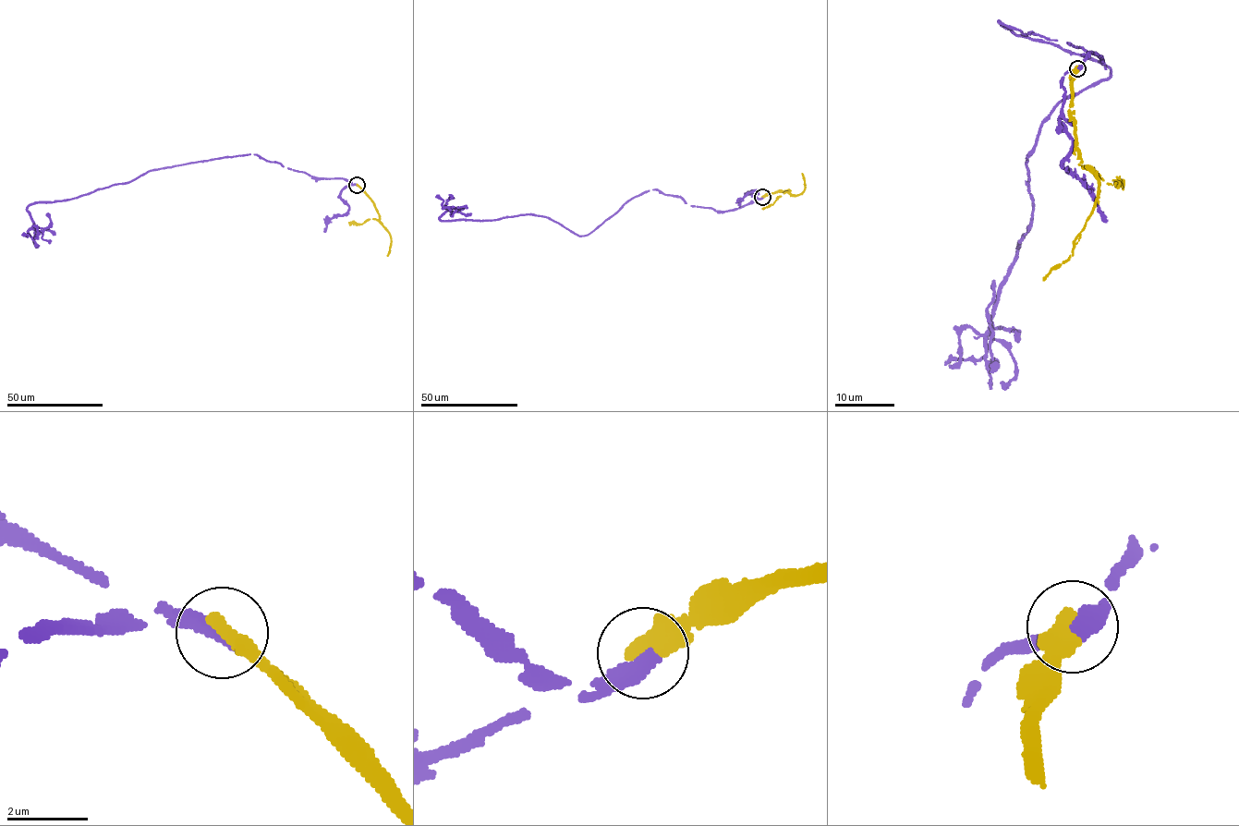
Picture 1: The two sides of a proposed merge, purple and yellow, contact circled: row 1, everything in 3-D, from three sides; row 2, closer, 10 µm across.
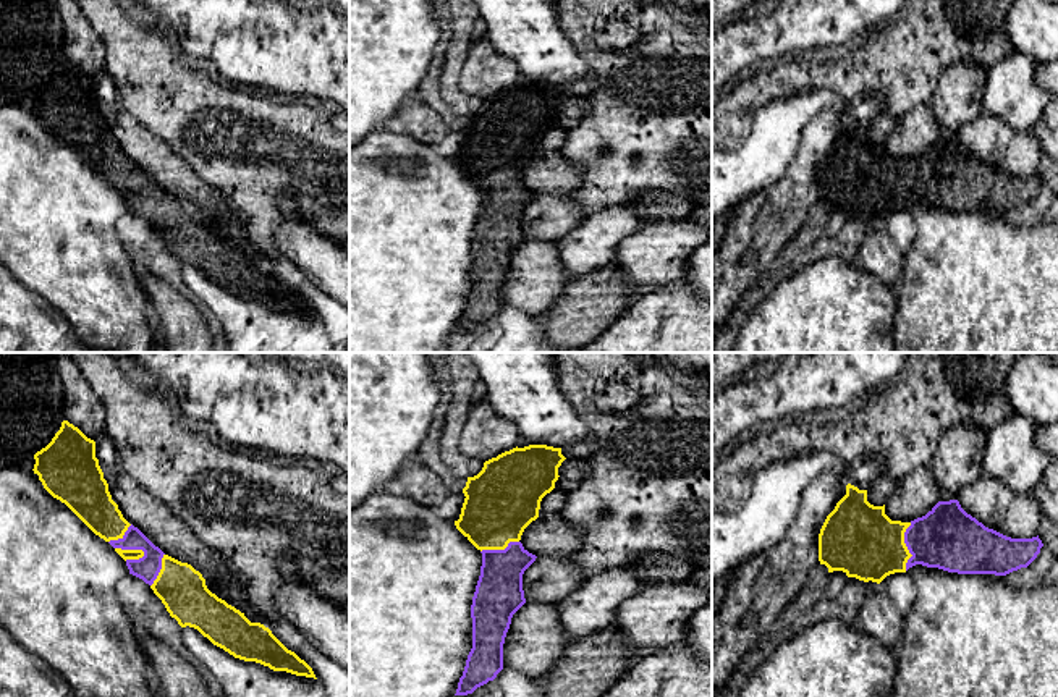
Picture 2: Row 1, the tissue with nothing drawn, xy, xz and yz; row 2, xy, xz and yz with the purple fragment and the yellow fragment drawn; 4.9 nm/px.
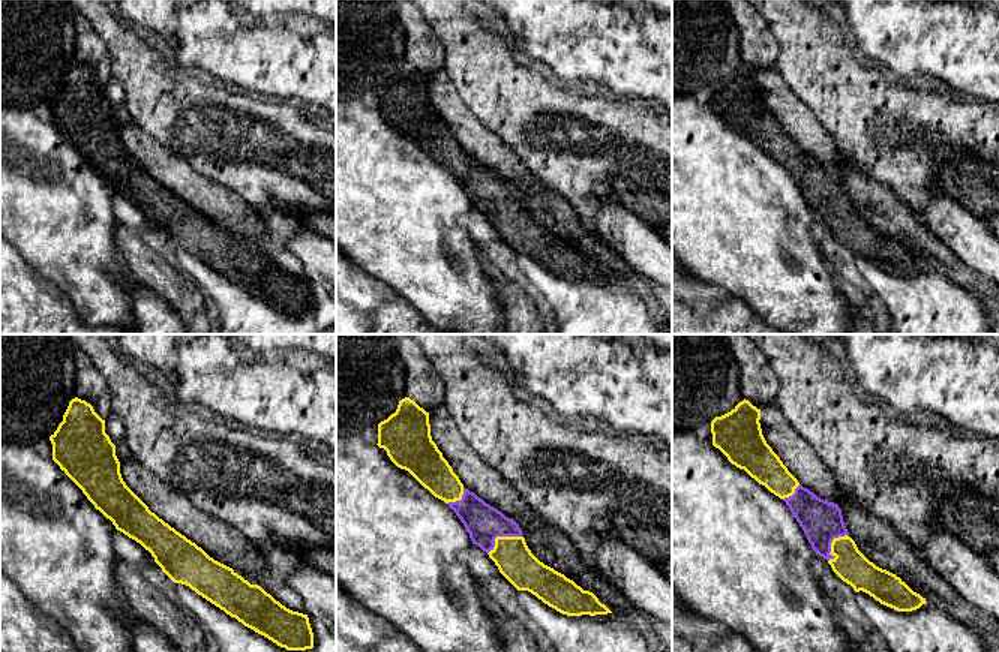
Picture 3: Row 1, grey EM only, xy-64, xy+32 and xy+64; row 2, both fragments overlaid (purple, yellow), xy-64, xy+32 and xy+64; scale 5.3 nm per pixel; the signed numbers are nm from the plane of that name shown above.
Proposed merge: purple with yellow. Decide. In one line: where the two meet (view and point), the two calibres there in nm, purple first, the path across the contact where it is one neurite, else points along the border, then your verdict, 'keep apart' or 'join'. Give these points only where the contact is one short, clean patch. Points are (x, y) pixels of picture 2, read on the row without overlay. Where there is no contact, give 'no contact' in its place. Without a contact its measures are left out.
xy (131, 186) | 120/50 nm | join

